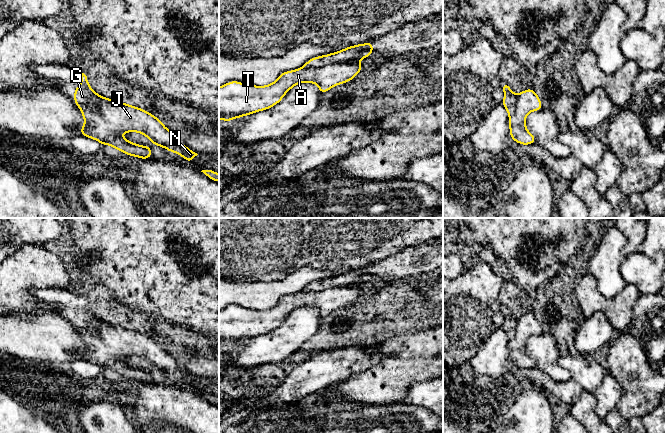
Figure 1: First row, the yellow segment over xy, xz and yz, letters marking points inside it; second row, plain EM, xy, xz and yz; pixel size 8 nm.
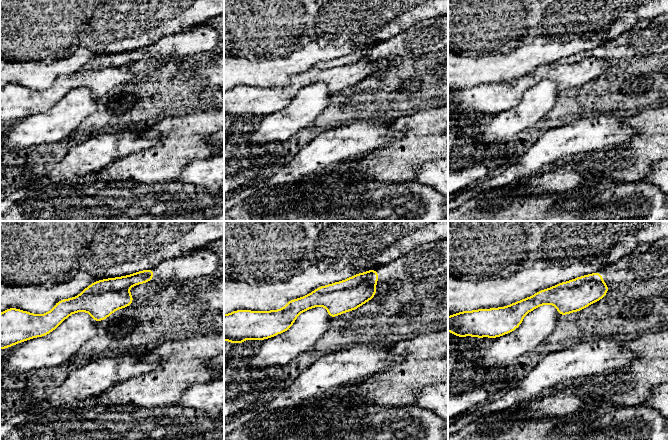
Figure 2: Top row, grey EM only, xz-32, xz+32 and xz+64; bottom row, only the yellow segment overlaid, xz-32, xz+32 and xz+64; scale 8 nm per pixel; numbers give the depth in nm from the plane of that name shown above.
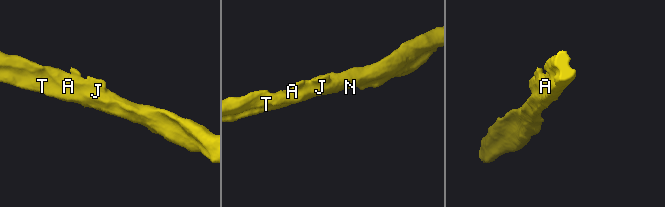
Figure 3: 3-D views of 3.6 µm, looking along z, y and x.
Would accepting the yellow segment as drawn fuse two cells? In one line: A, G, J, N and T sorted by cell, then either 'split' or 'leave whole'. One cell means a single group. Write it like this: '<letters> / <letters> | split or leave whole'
A J N T / G | split

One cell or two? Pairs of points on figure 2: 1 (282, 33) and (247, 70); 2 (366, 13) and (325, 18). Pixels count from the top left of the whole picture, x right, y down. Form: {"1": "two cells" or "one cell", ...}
{"1": "two cells", "2": "one cell"}

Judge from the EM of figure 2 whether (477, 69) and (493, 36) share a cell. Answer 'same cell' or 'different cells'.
different cells

